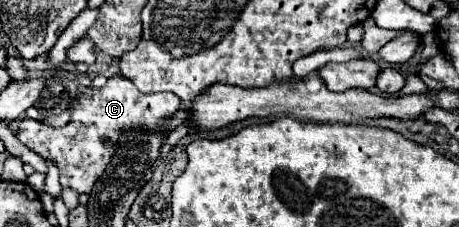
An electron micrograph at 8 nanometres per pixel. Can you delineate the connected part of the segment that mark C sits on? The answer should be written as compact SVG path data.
M109 78L103 88L77 88L75 80L65 82L65 92L77 104L71 110L71 118L63 128L51 128L37 120L21 120L17 138L41 158L51 160L59 168L61 186L73 188L77 194L91 194L95 180L103 174L113 150L117 148L117 138L131 126L161 126L171 114L179 110L179 98L163 94L141 94L127 78Z

